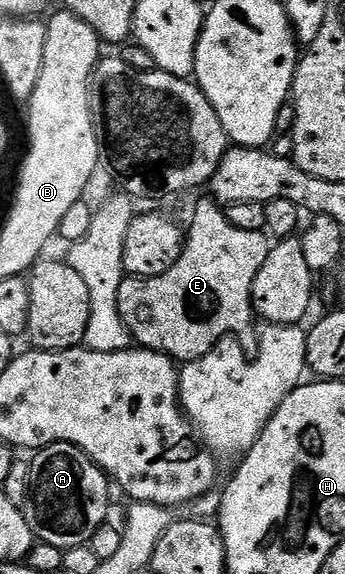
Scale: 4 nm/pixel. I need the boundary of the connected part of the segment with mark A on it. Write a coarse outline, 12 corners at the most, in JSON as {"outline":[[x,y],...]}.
{"outline":[[56,442],[29,462],[34,539],[90,545],[108,519],[105,471]]}

